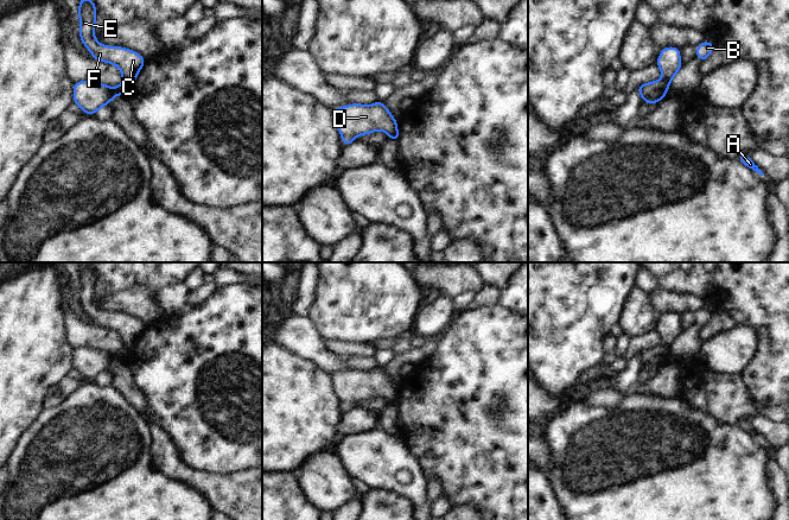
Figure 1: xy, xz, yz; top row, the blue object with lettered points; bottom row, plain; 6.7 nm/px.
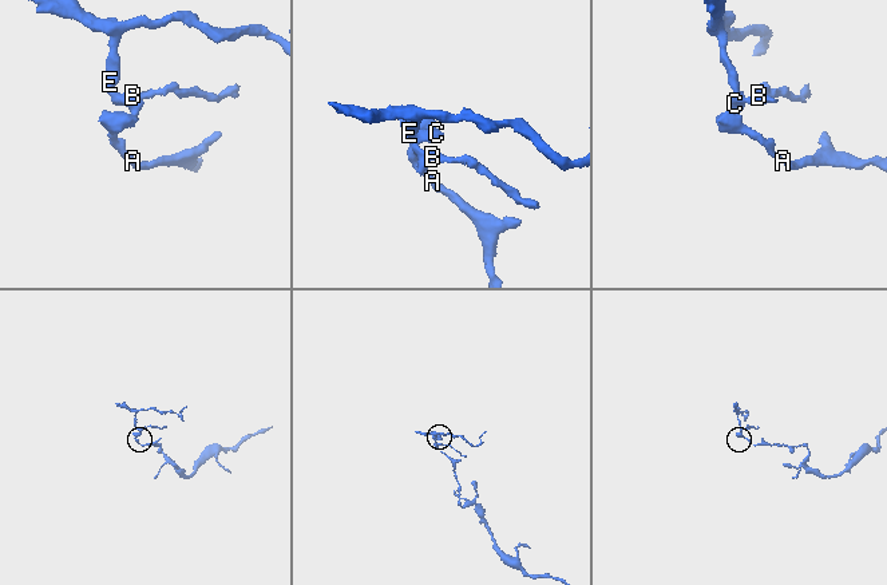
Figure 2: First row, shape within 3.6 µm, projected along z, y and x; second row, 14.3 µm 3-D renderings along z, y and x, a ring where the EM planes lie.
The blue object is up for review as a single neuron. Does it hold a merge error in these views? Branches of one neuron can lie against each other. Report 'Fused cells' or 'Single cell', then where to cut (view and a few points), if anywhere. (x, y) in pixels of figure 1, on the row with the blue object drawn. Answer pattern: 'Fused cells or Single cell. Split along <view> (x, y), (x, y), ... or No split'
Fused cells. Split along yz (661, 80), (667, 87).

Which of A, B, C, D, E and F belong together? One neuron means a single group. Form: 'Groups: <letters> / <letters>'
Groups: A D / B C E F.

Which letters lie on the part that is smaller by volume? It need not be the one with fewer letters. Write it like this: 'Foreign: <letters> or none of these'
Foreign: B, C, E, F

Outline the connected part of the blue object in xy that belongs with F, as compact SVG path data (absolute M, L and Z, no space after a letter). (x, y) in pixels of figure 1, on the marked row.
M79 0L79 37L93 58L114 64L122 71L122 83L132 87L146 59L138 52L121 47L101 45L94 36L96 7L93 0Z

